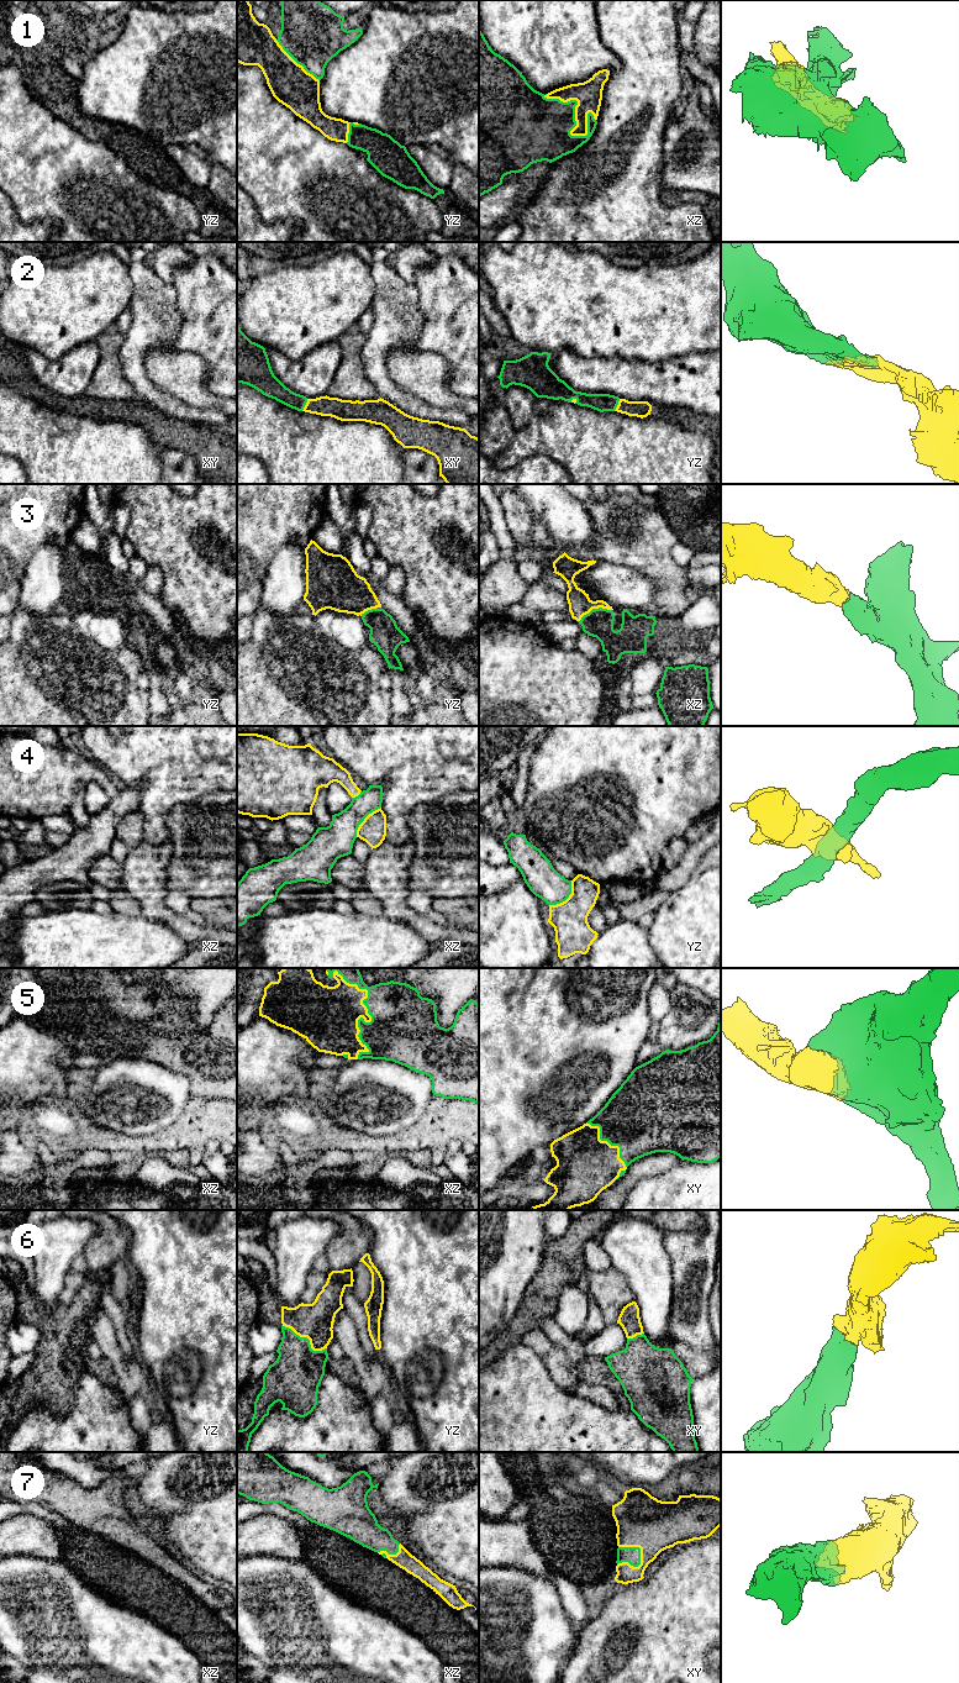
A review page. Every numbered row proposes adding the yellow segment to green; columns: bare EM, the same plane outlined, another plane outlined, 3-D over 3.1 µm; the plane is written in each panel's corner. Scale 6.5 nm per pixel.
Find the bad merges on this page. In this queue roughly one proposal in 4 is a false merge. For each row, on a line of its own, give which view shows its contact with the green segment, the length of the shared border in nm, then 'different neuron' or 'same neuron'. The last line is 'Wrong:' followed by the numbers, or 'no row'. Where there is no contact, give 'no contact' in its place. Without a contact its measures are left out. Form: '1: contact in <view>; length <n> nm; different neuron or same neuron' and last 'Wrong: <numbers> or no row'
1: contact in xz; length 380 nm; same neuron
2: contact in xy; length 90 nm; same neuron
3: contact in xz; length 240 nm; same neuron
4: contact in yz; length 220 nm; different neuron
5: contact in xz; length 600 nm; same neuron
6: contact in yz; length 320 nm; same neuron
7: contact in xy; length 190 nm; same neuron
Wrong: 4

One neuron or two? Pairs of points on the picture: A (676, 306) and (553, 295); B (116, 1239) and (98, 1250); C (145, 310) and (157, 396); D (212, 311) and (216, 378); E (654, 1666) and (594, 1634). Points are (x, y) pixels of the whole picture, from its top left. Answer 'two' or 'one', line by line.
A: one
B: one
C: one
D: one
E: one

